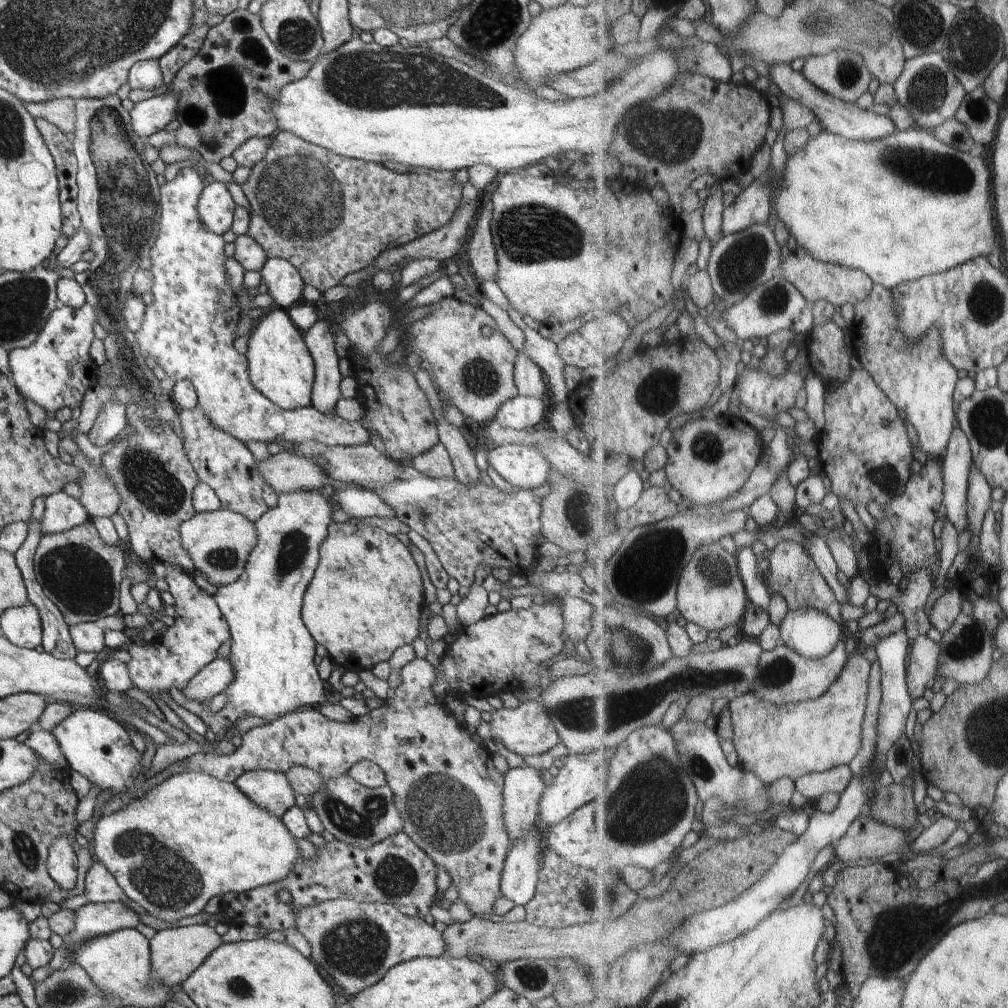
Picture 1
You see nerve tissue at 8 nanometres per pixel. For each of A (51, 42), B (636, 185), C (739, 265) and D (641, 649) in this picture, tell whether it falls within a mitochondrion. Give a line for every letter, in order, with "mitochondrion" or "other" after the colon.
A: mitochondrion
B: other
C: mitochondrion
D: mitochondrion

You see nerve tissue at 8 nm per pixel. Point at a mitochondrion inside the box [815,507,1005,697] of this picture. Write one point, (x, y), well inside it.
(967, 641)

